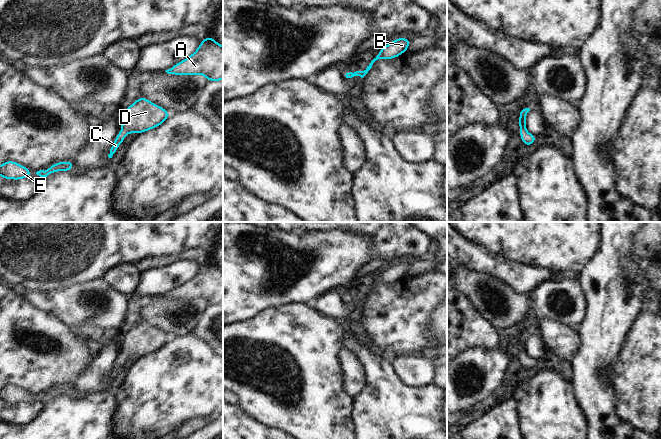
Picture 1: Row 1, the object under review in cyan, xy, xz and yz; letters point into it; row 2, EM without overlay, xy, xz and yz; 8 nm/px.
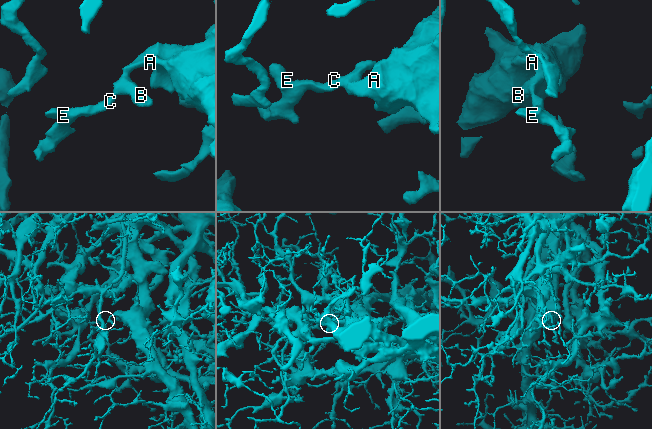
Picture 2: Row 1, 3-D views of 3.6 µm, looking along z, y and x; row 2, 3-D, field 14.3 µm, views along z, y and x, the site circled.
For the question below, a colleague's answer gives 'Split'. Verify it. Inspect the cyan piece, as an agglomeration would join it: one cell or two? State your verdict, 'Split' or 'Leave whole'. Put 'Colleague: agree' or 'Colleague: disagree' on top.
Colleague: disagree
Leave whole.

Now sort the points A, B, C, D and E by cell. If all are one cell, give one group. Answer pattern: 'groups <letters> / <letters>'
groups A B C D E

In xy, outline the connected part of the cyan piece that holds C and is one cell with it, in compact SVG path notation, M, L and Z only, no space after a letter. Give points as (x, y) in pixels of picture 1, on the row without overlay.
M144 320L134 325L127 333L123 334L122 355L117 358L108 378L112 382L113 378L123 367L127 357L143 357L147 354L160 350L170 337L162 331L147 324Z

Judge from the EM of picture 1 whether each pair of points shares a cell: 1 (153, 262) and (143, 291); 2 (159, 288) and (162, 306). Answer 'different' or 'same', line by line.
1: different
2: different

